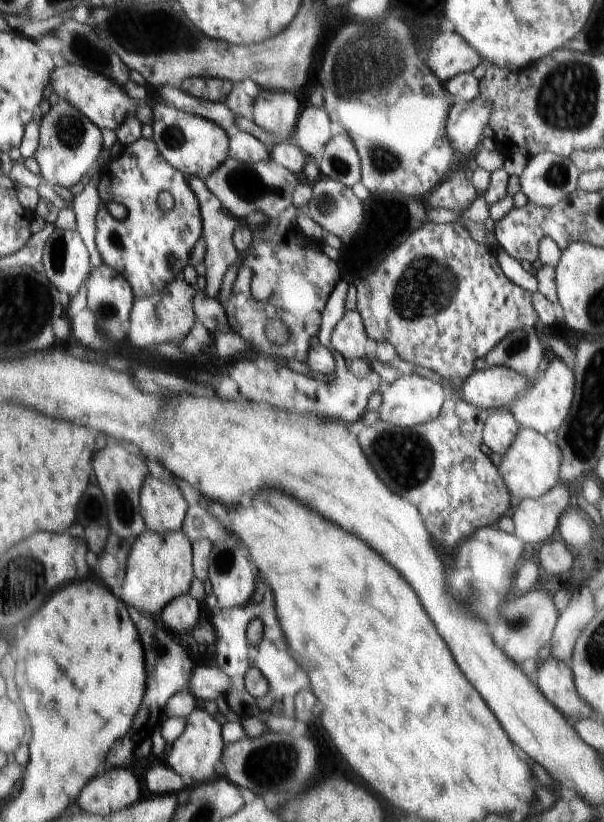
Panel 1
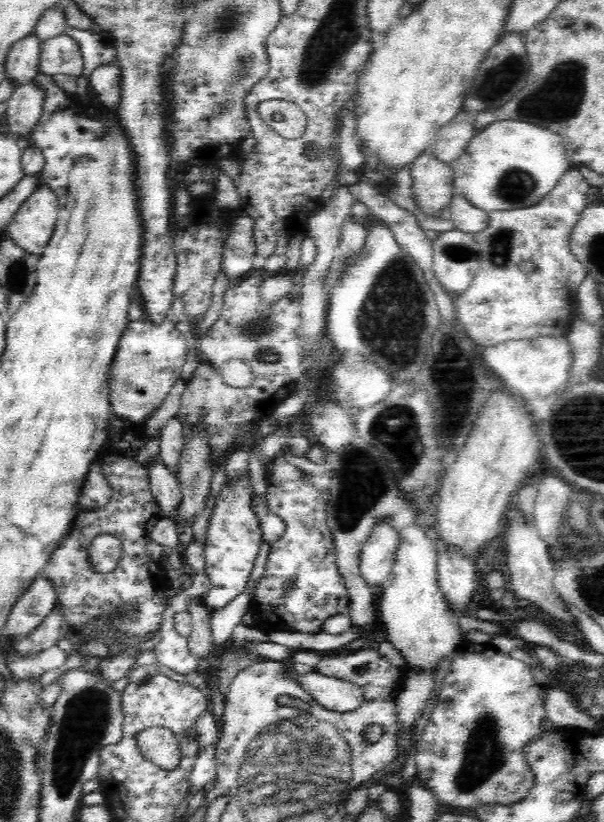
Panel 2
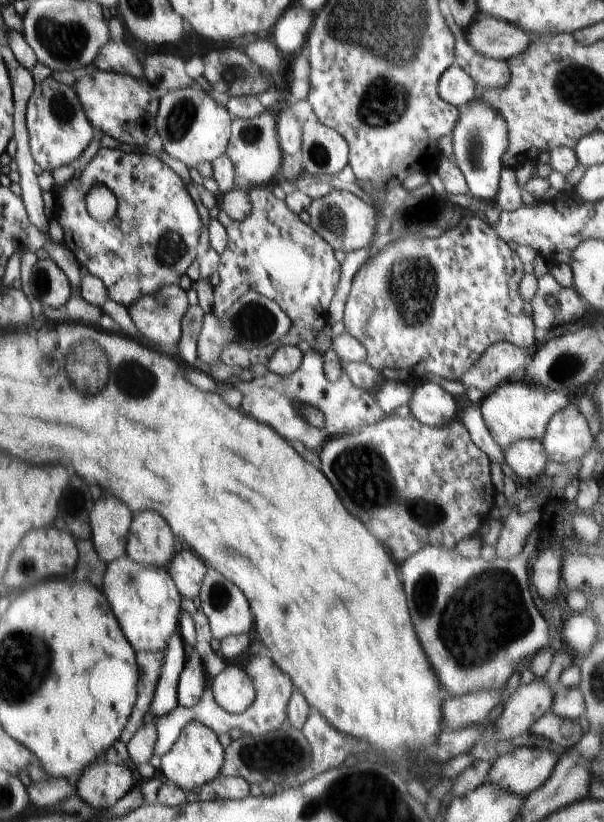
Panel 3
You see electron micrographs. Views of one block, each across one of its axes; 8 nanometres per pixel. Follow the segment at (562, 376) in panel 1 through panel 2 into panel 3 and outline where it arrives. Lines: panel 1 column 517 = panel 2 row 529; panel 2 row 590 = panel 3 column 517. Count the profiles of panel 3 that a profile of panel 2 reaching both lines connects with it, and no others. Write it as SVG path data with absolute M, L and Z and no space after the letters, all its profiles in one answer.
M517 382L517 384L497 386L477 406L479 406L485 428L489 430L491 438L495 440L495 446L503 454L505 448L517 440L539 440L541 442L551 416L555 416L555 412L571 404L573 398L575 394L569 394L569 392L553 392L553 390L543 390L543 388L537 390L537 388L525 386L523 382L521 384Z

